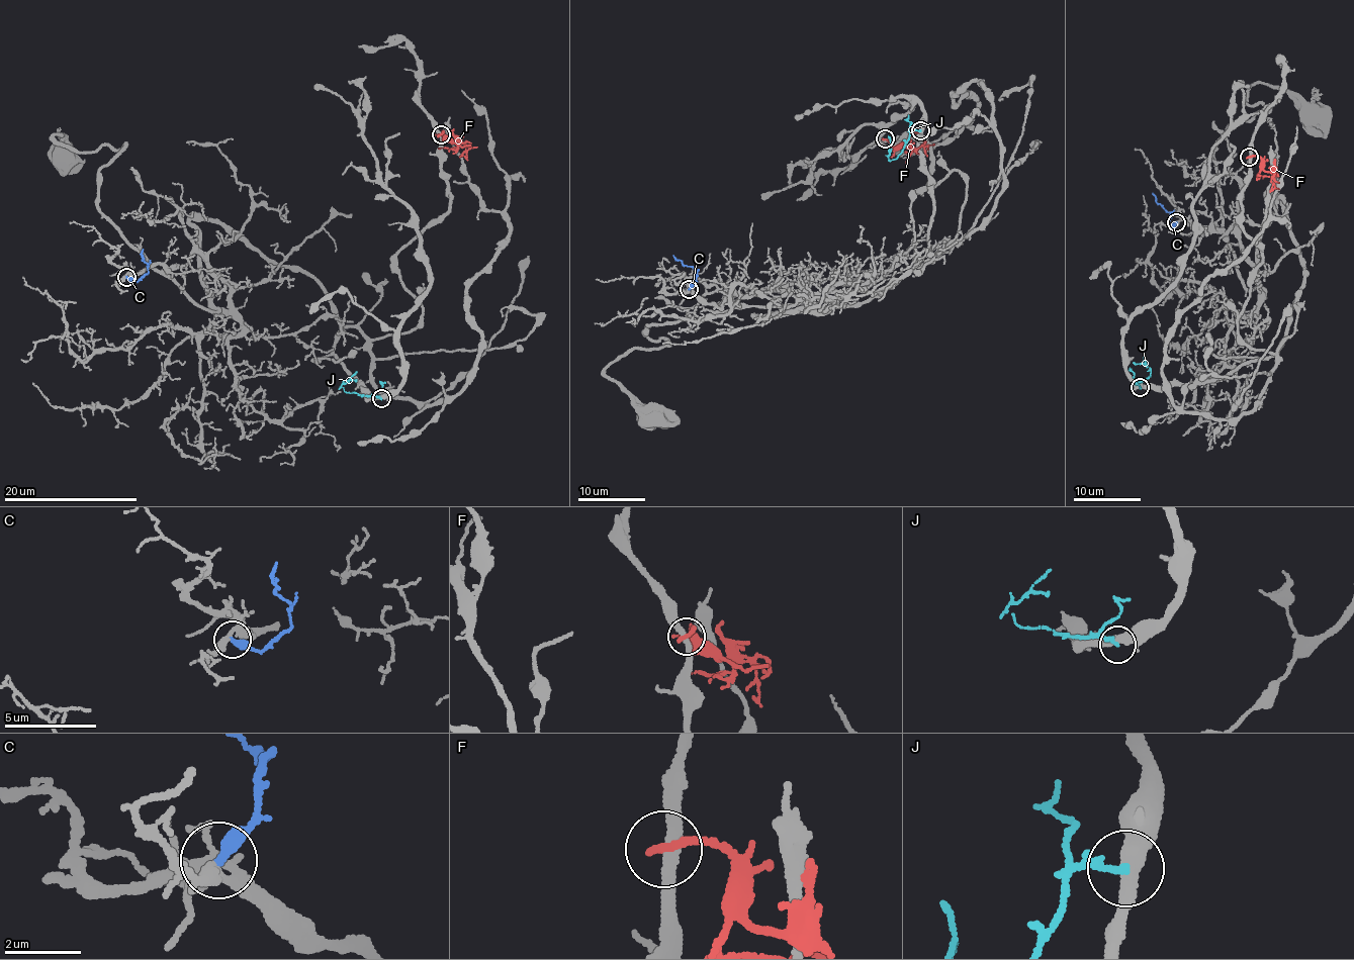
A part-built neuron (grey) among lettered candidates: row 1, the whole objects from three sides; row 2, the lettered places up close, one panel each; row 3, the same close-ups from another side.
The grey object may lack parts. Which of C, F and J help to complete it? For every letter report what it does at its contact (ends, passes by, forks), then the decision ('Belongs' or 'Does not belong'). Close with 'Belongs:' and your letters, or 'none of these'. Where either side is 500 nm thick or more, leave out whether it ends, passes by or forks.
C: It ends there. Belongs
F: It ends there. Does not belong
J: It ends there. Does not belong
Belongs: C

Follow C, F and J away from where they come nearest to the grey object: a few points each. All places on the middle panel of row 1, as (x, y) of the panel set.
C: (688, 288), (698, 271), (672, 255)
F: (885, 138), (893, 146), (924, 147), (927, 157)
J: (920, 130), (911, 130), (894, 160), (889, 158), (889, 136)

